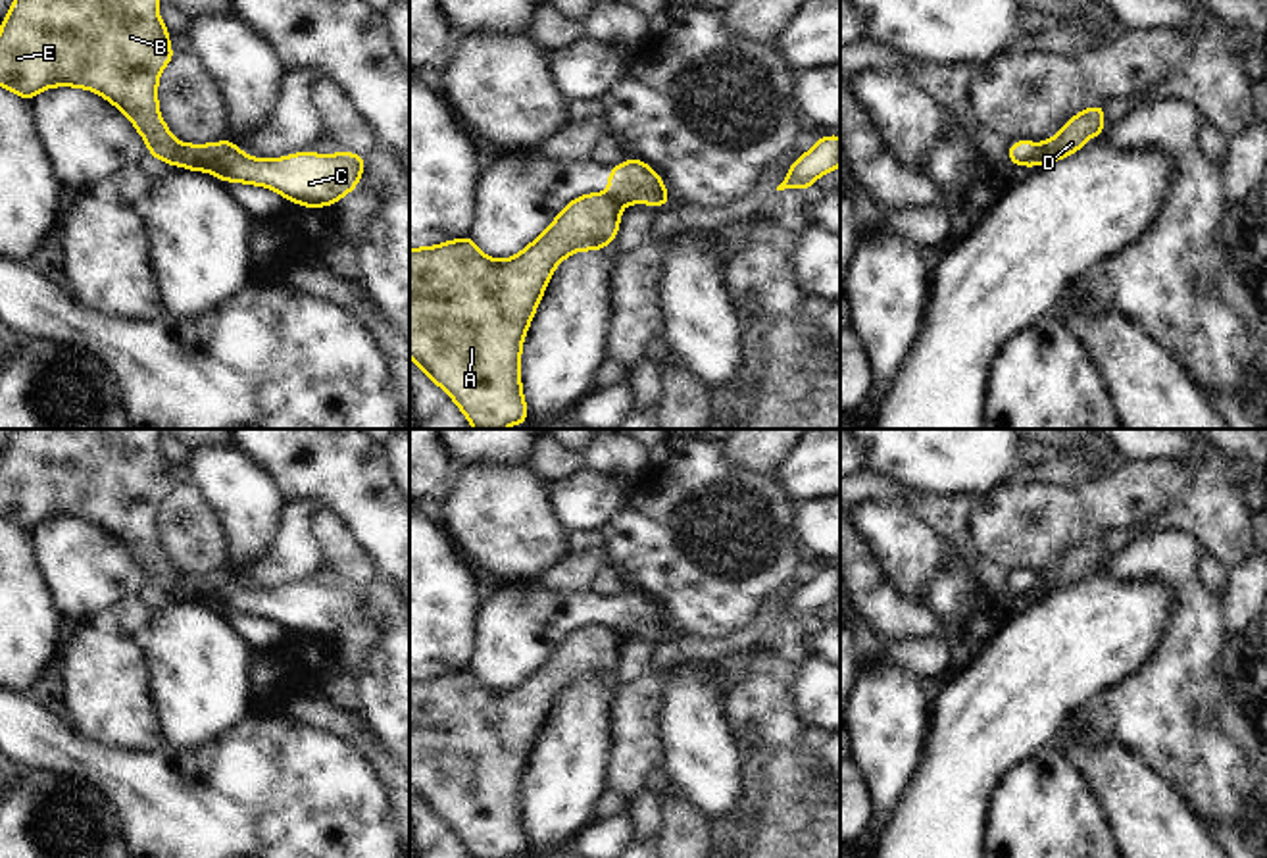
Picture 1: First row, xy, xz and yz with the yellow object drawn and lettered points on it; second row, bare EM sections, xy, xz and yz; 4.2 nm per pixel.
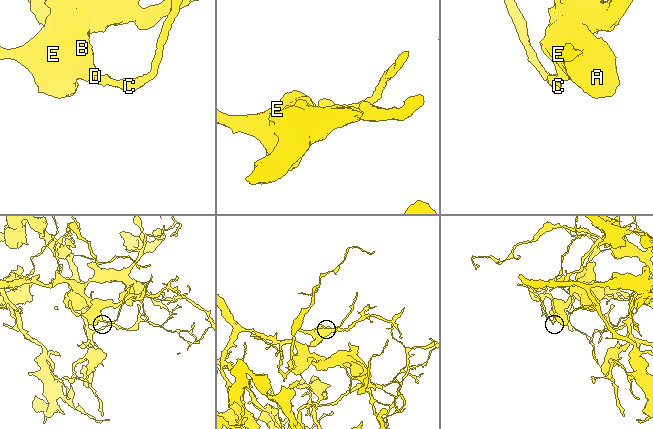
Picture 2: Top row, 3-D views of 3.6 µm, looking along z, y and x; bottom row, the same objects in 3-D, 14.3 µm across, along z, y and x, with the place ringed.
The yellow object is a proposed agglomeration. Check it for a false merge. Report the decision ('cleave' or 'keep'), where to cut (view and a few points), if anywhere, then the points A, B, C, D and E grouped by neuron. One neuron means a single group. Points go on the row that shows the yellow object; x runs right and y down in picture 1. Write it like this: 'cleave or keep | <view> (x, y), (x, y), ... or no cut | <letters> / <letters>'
cleave | xy (181, 145), (175, 162) | A B D E / C

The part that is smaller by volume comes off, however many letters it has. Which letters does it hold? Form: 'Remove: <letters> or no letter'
Remove: C

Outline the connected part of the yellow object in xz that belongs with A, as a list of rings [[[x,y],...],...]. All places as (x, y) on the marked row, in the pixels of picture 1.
[[[583,194],[571,200],[552,225],[511,260],[484,256],[471,237],[429,248],[410,248],[410,356],[433,379],[475,429],[504,429],[529,417],[521,394],[521,344],[558,264],[579,250],[602,250],[613,242],[623,212],[609,194]]]

